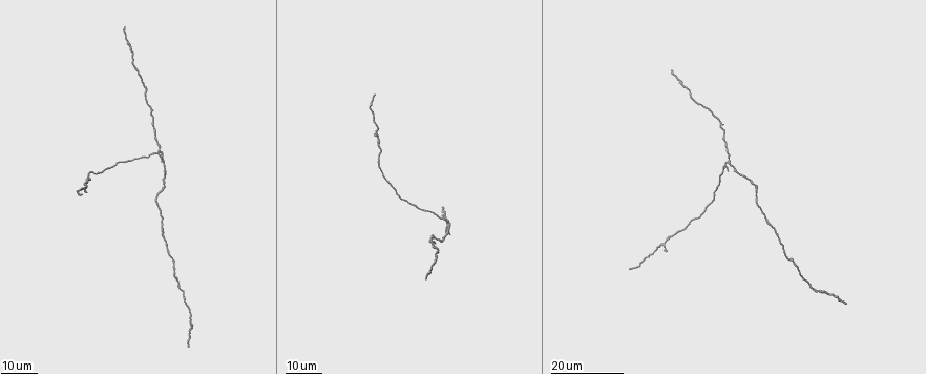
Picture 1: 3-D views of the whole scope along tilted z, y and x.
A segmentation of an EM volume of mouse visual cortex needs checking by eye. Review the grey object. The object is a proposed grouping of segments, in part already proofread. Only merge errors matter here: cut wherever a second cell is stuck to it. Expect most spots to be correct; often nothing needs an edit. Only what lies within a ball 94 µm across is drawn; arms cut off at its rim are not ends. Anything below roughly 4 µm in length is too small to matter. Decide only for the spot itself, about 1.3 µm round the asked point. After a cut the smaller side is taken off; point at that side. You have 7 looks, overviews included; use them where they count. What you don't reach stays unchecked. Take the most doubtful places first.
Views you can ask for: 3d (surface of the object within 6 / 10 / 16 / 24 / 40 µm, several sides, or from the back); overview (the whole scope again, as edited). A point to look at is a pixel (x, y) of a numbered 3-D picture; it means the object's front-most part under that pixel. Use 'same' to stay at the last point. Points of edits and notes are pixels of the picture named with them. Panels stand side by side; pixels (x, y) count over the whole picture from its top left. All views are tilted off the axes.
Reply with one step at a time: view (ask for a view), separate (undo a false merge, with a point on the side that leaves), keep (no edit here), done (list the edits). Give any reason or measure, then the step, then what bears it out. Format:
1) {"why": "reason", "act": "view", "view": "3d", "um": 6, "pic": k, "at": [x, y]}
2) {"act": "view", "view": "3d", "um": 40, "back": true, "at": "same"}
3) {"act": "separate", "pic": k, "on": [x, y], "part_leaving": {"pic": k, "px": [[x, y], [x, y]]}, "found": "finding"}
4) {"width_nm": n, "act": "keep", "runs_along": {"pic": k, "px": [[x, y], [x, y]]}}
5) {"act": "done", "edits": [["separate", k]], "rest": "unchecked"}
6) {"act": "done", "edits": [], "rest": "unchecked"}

{"why": "a fork", "act": "view", "view": "3d", "um": 16, "pic": 1, "at": [728, 161]}

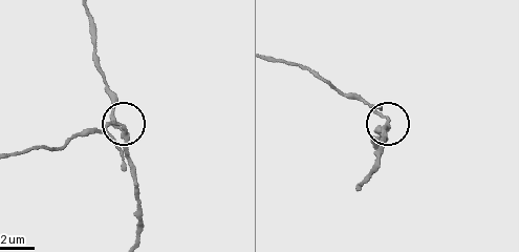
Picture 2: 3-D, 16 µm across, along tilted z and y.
{"act": "view", "view": "3d", "um": 6, "pic": 2, "at": [126, 131]}

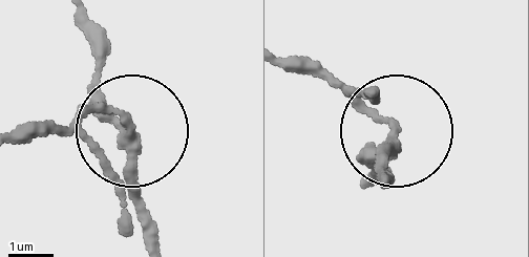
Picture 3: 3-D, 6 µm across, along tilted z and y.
{"arms": 3, "act": "separate", "pic": 3, "on": [123, 188], "part_leaving": {"pic": 3, "px": [[123, 138], [94, 110], [21, 138]]}, "found": "two cells meet here"}

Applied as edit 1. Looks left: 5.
{"act": "view", "view": "3d", "um": 24, "pic": 1, "at": [446, 234]}

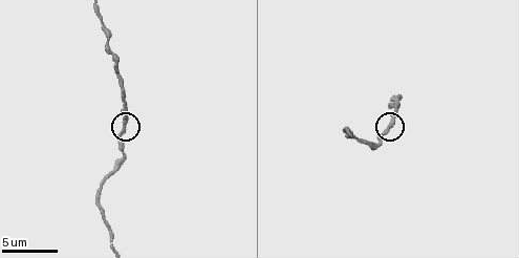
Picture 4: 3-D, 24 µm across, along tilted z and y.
{"why": "closer look", "act": "view", "view": "3d", "um": 6, "pic": 4, "at": [123, 123]}

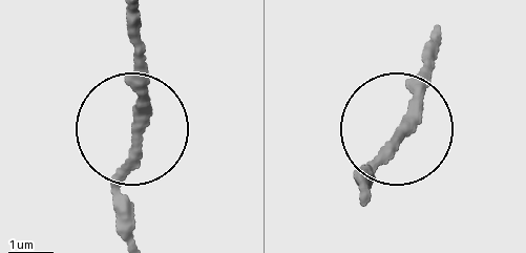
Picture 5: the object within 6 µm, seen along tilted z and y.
{"act": "keep", "runs_along": {"pic": 5, "px": [[140, 121], [126, 20]]}, "found": "all the same cell"}

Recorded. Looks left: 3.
{"why": "calibre changes", "act": "view", "view": "3d", "um": 24, "pic": 1, "at": [678, 81]}

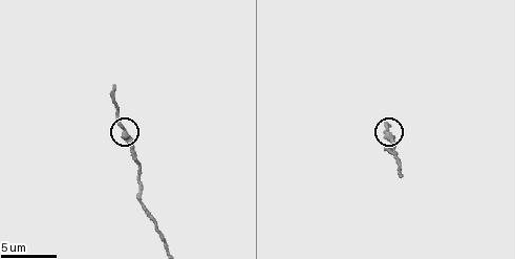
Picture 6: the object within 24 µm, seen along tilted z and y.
{"why": "closer look", "act": "view", "view": "3d", "um": 10, "pic": 6, "at": [124, 127]}

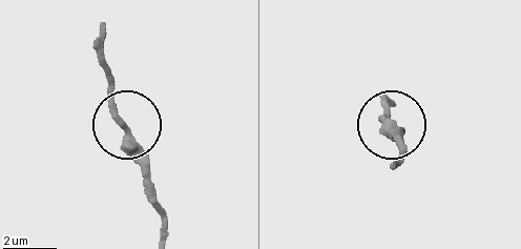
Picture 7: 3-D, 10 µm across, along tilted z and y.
{"act": "keep", "runs_along": {"pic": 7, "px": [[164, 240], [147, 158], [117, 110], [100, 45]]}, "found": "all the same cell"}

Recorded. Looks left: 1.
{"why": "calibre changes", "act": "view", "view": "3d", "um": 6, "pic": 4, "at": [111, 171]}

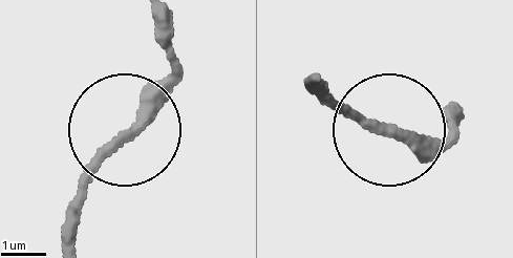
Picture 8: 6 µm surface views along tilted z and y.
{"act": "keep", "found": "one cell here"}

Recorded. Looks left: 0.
{"act": "done", "edits": [["separate", 3]], "rest": "unchecked"}

